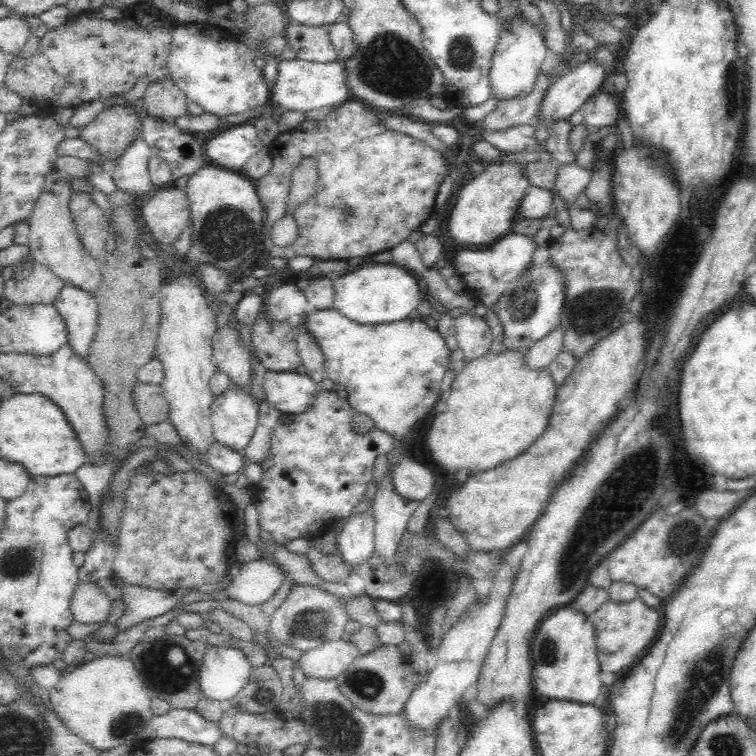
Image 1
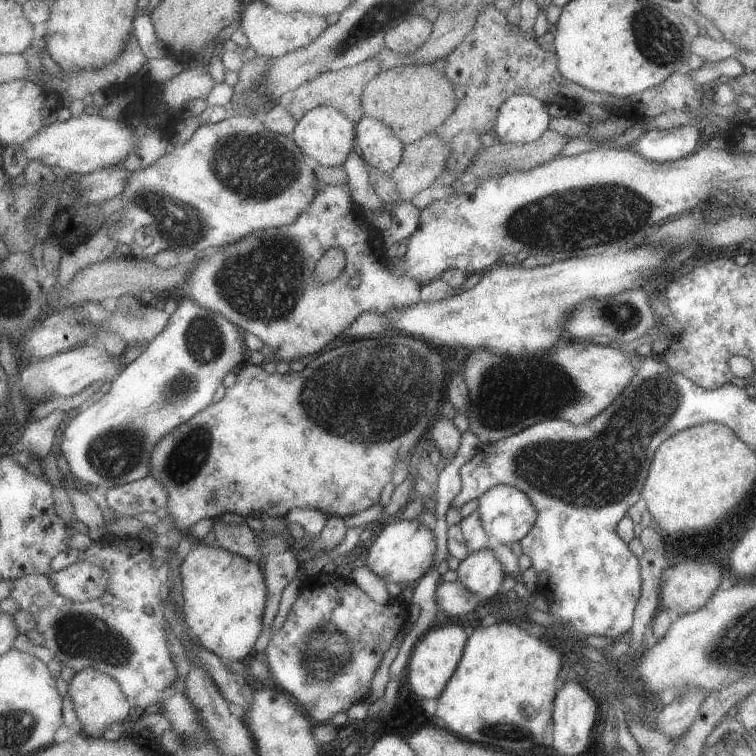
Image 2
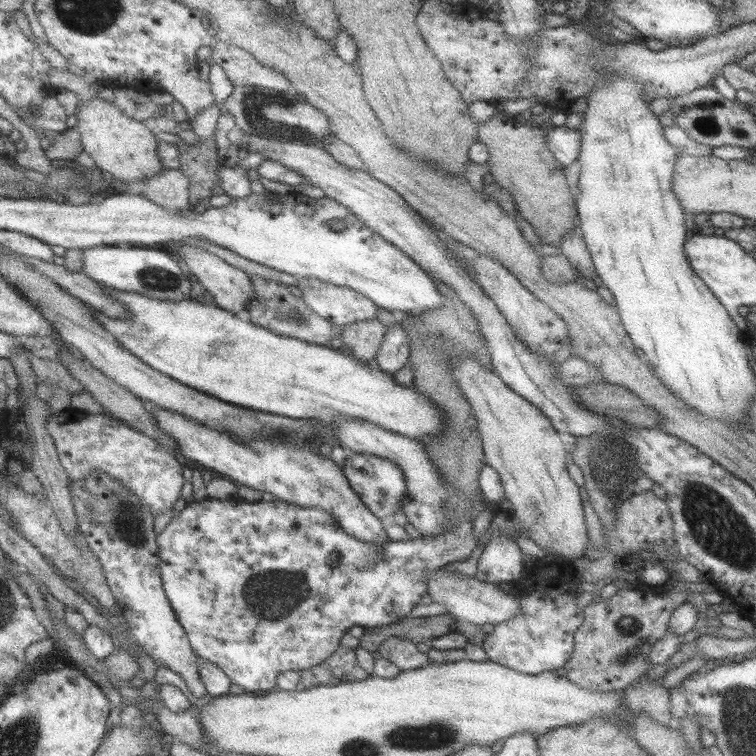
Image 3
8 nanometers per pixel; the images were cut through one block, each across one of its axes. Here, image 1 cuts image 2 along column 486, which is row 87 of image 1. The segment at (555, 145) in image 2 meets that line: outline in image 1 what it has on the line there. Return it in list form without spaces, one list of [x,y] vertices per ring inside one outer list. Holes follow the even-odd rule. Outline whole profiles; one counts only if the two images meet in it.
[[[171,79],[148,85],[143,98],[148,114],[159,119],[172,121],[188,112],[187,96]]]

